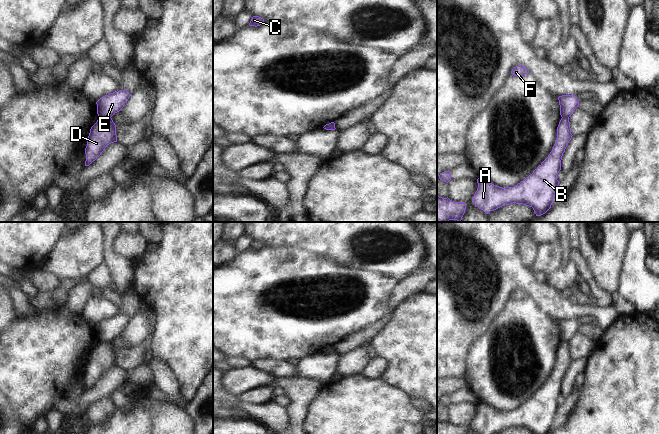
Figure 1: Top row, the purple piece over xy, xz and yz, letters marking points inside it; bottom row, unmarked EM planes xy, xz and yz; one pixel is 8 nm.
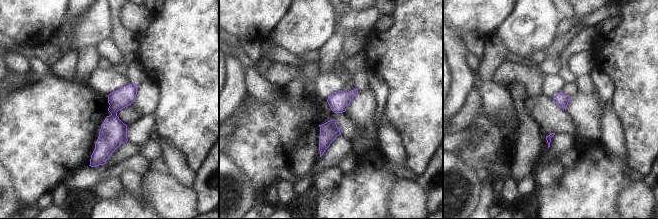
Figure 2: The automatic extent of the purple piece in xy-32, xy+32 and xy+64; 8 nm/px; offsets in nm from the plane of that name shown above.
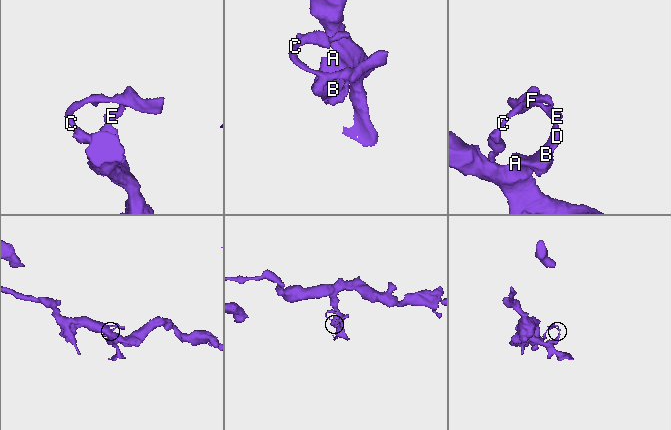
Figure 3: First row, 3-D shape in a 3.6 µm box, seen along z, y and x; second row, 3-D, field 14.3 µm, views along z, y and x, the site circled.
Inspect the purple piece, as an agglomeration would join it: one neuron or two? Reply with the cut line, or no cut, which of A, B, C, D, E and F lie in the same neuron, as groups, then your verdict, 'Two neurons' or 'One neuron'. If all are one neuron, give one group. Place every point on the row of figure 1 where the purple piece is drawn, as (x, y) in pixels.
Split along xy (99, 116), (110, 118). Groups: A B D / C E F. Two neurons

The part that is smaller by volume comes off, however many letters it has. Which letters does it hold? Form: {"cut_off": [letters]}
{"cut_off": ["C", "E", "F"]}

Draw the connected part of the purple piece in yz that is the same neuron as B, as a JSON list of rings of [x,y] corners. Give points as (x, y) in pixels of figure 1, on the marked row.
[[[562,117],[552,151],[531,175],[514,187],[506,188],[479,177],[472,202],[486,214],[513,203],[532,207],[536,216],[545,214],[551,208],[557,192],[557,174],[561,170],[562,156],[572,136],[569,118]]]

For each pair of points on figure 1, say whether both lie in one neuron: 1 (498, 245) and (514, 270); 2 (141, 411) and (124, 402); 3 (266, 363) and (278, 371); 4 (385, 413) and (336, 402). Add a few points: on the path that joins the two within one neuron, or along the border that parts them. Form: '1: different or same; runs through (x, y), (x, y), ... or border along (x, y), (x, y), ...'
1: same; runs through (498, 251), (498, 254), (508, 264)
2: different; border along (134, 404), (130, 413), (117, 410)
3: same; runs through (269, 365), (275, 368)
4: same; runs through (373, 413), (348, 413)

